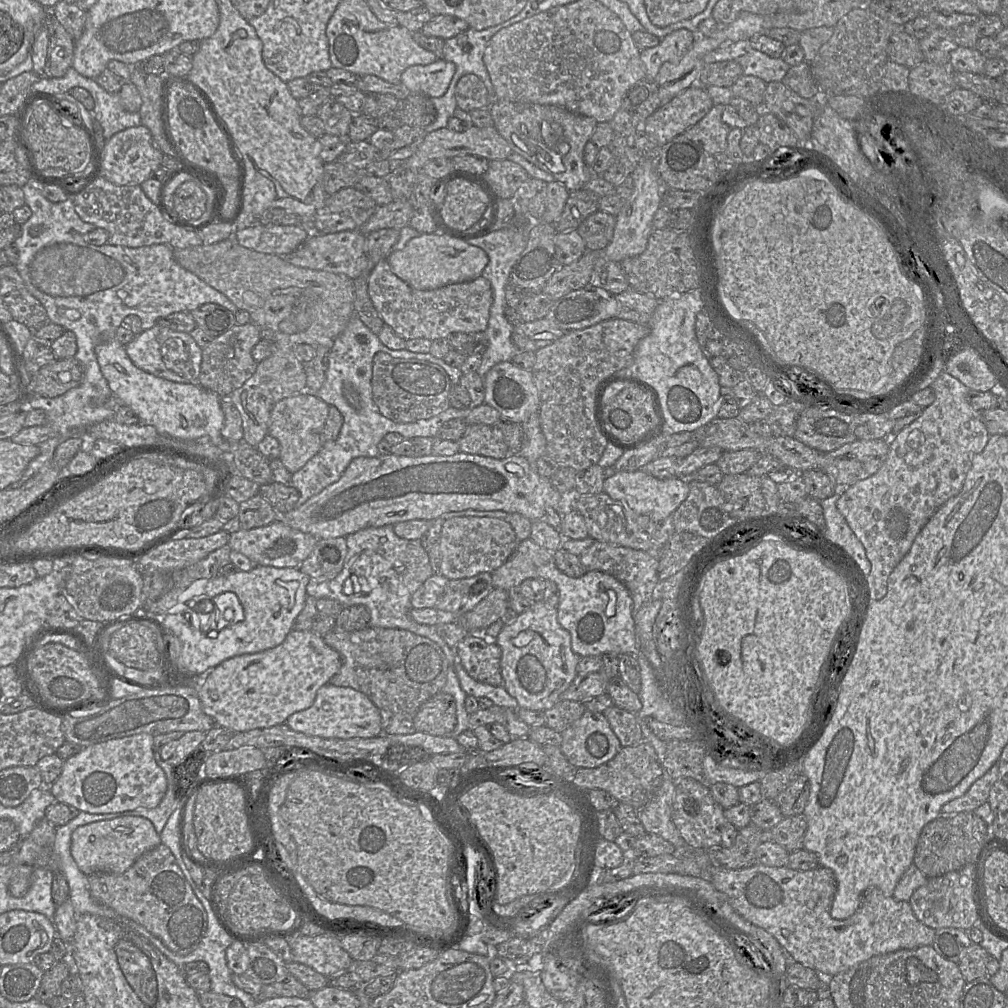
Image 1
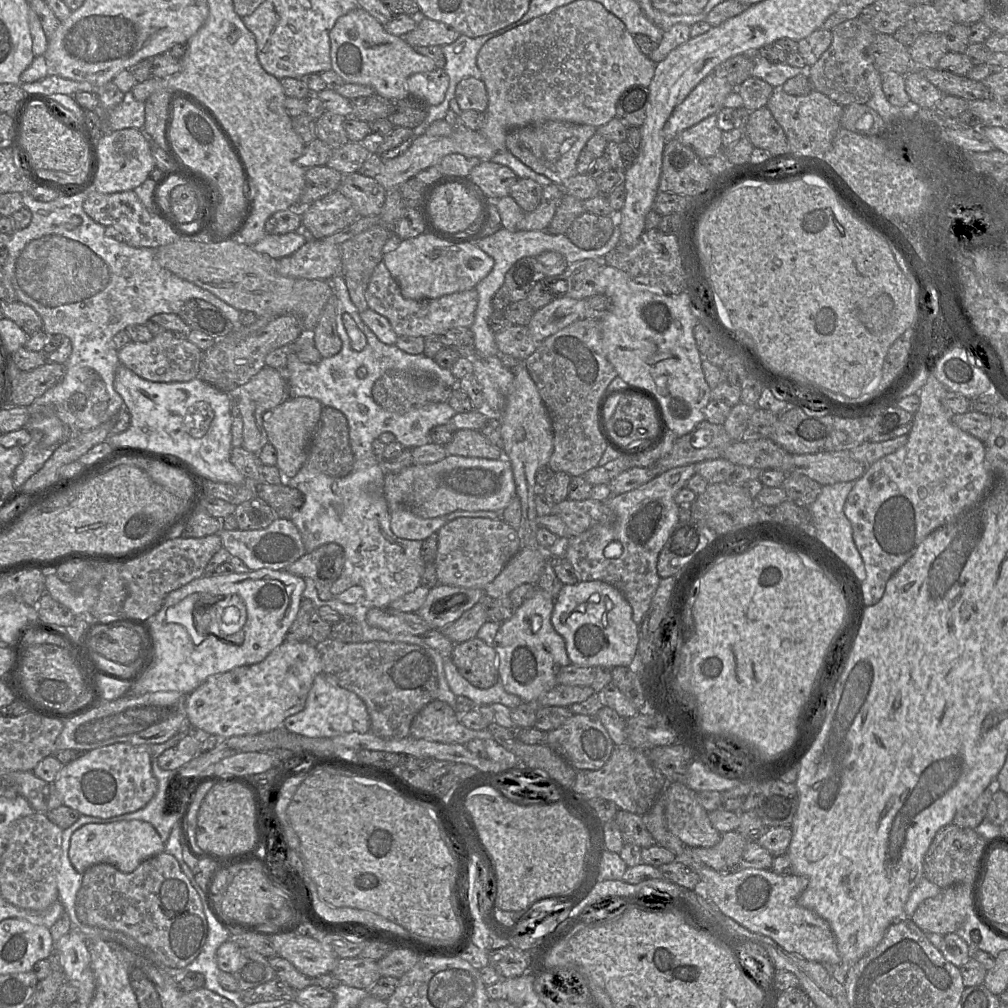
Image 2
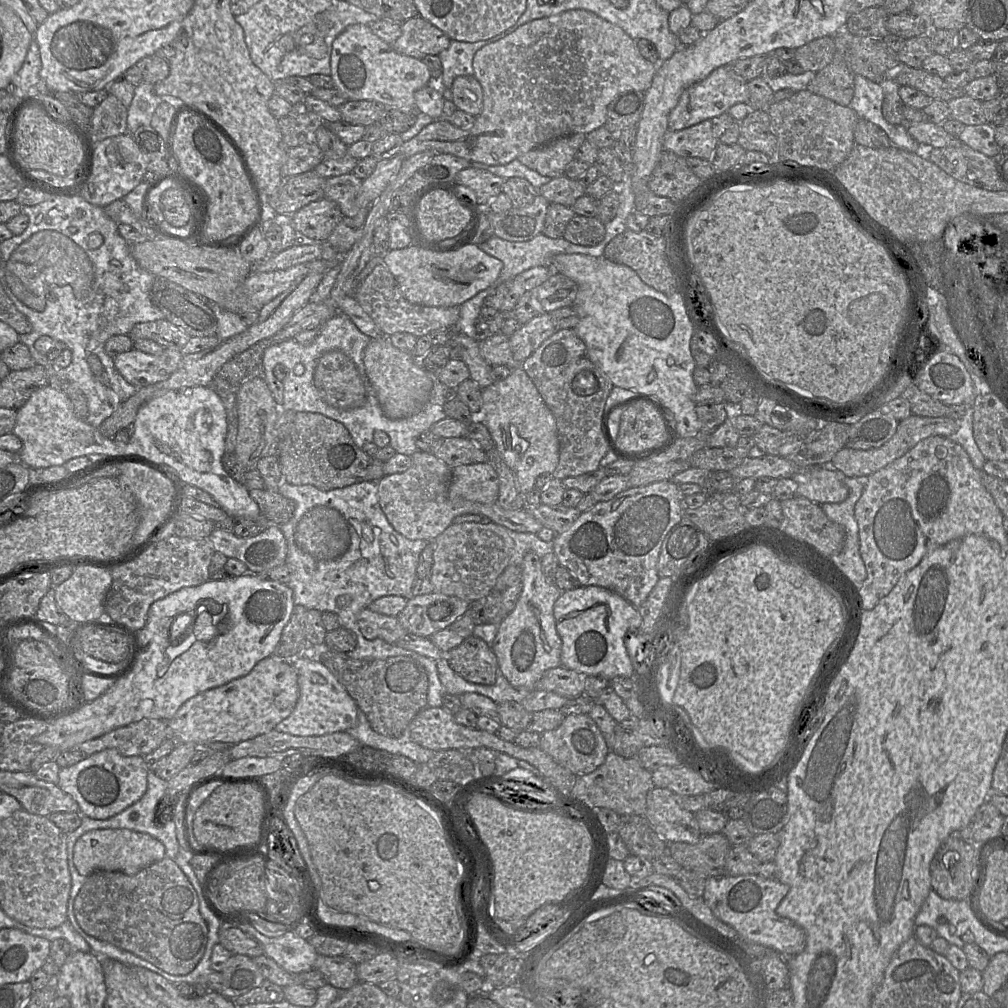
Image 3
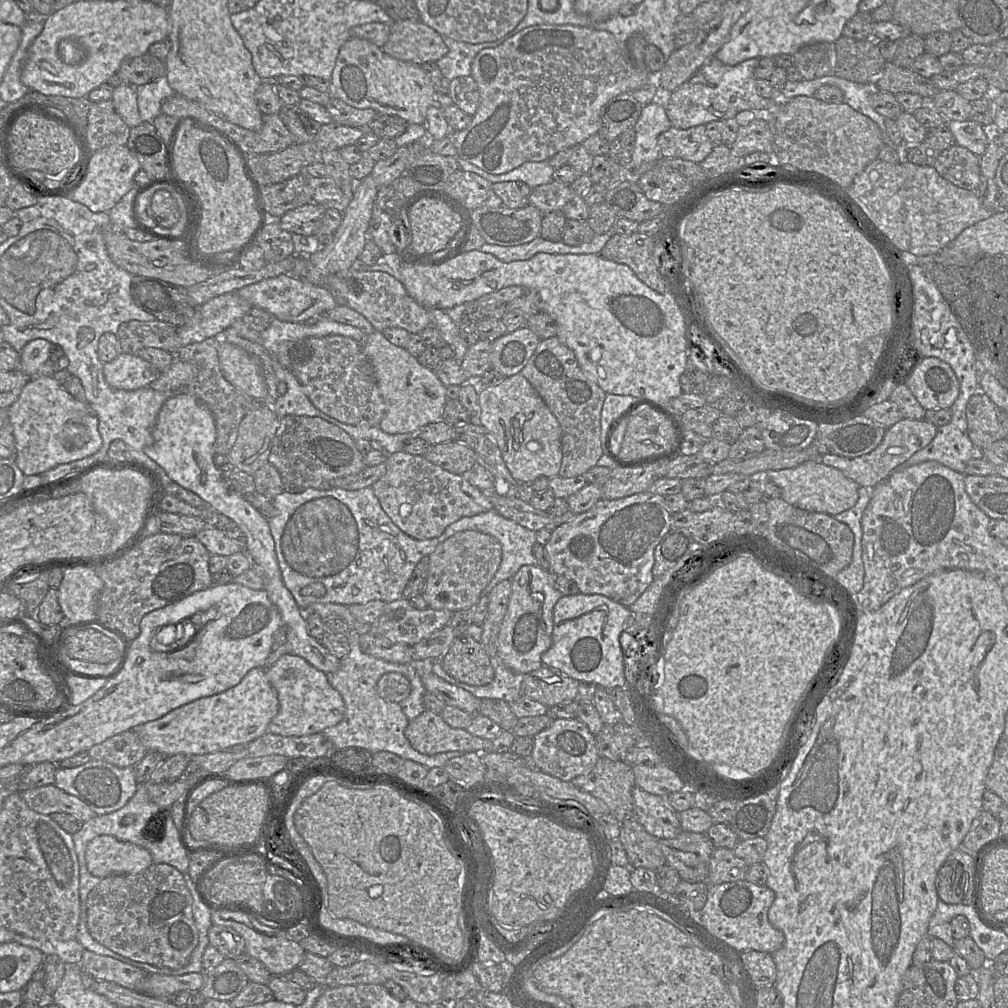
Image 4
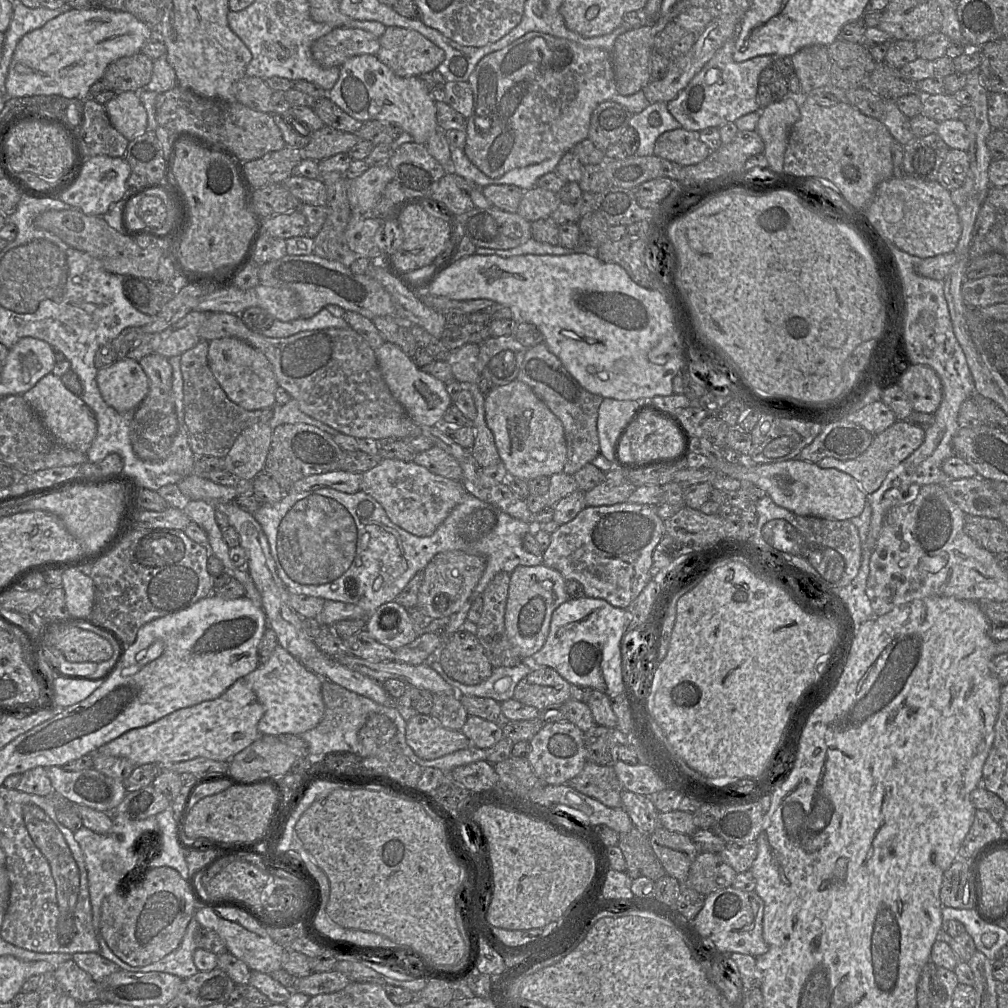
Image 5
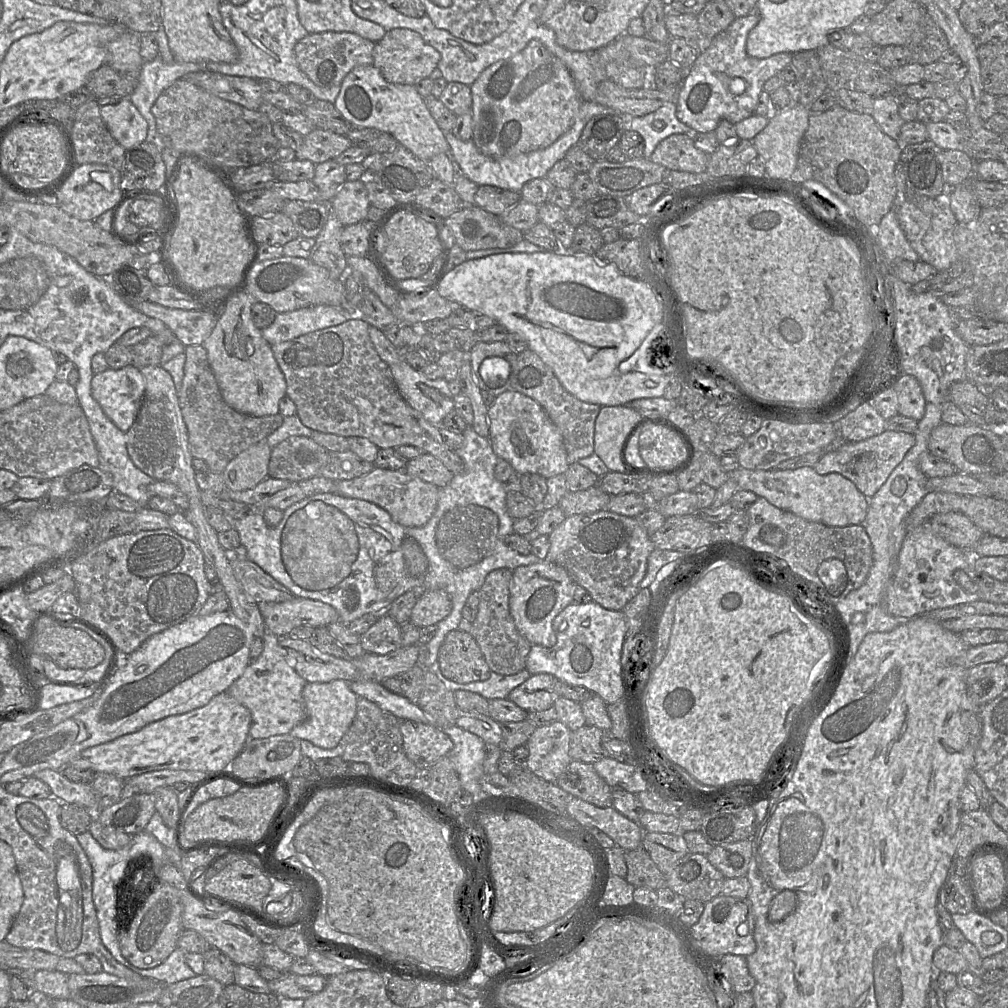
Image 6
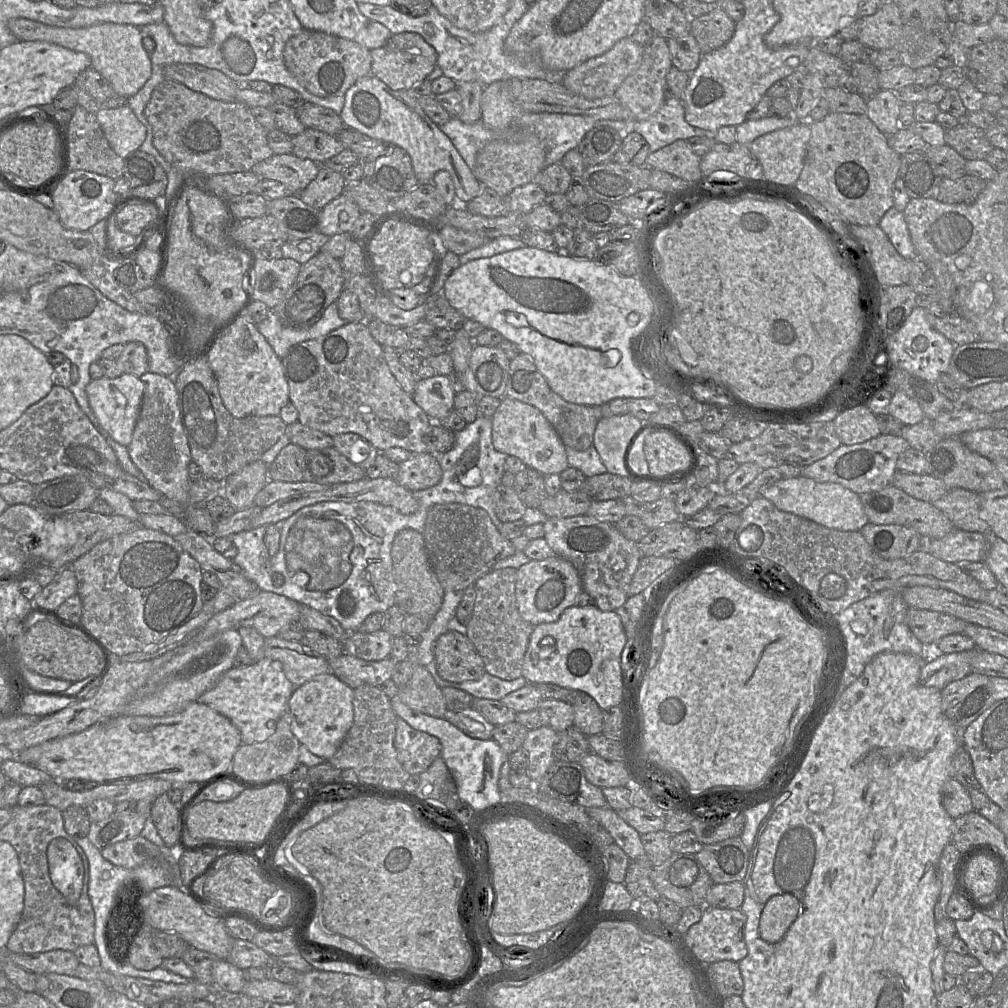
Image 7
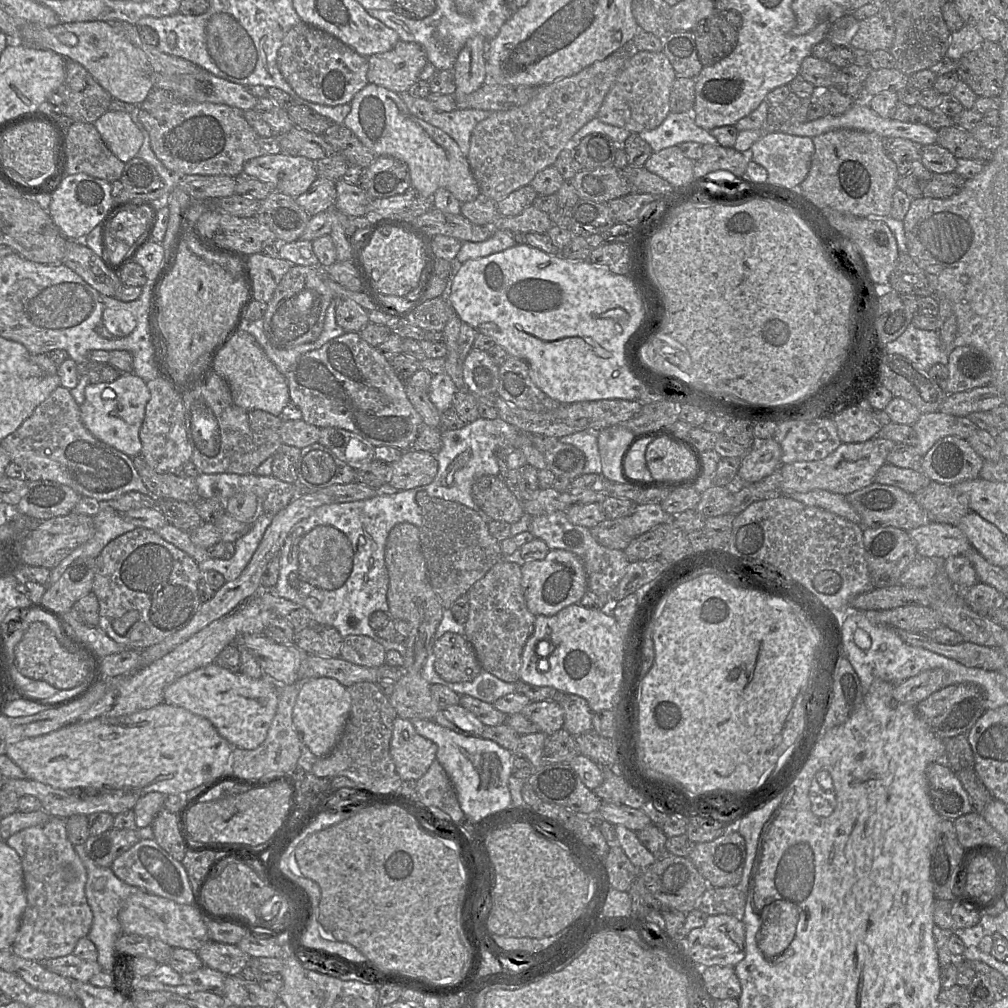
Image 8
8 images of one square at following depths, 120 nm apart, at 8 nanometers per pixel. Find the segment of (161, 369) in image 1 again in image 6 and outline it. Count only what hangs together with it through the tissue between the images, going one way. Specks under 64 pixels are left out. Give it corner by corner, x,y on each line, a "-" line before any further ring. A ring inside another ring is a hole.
134,365
117,370
108,368
94,374
91,381
93,398
105,415
124,433
137,417
145,388
145,379

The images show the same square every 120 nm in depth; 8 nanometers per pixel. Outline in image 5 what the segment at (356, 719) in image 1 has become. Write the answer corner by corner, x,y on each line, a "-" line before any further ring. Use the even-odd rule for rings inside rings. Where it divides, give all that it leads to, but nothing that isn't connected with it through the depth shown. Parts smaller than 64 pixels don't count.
279,644
269,660
244,676
244,679
264,707
264,714
258,722
260,735
301,735
321,722
325,712
322,678
307,669

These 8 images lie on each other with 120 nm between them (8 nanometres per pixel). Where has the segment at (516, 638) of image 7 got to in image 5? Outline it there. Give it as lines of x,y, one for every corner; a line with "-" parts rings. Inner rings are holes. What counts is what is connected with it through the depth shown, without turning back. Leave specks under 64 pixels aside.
499,572
479,596
483,599
483,608
476,624
476,636
494,668
522,663
507,637
504,624
509,583
510,574

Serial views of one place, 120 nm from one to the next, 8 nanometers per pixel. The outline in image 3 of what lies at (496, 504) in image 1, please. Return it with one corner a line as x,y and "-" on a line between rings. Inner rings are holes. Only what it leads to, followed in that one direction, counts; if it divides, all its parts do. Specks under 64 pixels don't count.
489,463
459,465
452,468
448,488
451,499
491,504
497,502
498,492
498,476

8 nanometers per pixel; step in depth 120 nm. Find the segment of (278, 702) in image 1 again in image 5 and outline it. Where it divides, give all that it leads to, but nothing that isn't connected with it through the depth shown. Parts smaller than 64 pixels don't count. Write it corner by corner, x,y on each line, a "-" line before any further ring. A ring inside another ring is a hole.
242,677
218,698
181,708
149,725
128,730
100,746
97,752
126,758
135,766
147,763
164,766
197,757
229,761
260,736
258,722
263,714
263,705

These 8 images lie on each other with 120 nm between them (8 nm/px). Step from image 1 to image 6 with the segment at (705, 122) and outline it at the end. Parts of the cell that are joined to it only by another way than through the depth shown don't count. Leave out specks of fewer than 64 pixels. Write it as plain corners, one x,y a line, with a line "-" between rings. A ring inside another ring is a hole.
676,133
656,146
650,160
667,169
701,173
706,171
709,156
695,146
692,137

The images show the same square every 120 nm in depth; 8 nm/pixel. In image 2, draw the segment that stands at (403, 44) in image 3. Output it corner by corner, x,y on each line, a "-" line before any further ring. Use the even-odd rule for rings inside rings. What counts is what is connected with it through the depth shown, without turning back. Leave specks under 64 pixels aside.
421,16
417,26
403,38
412,47
449,45
460,37
460,33
443,22

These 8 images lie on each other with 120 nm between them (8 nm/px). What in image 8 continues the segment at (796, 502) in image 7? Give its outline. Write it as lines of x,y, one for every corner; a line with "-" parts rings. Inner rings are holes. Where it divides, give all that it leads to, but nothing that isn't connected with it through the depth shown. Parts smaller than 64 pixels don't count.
812,490
805,493
784,494
809,506
816,506
841,516
853,523
861,524
859,514
847,502
845,496
826,490

